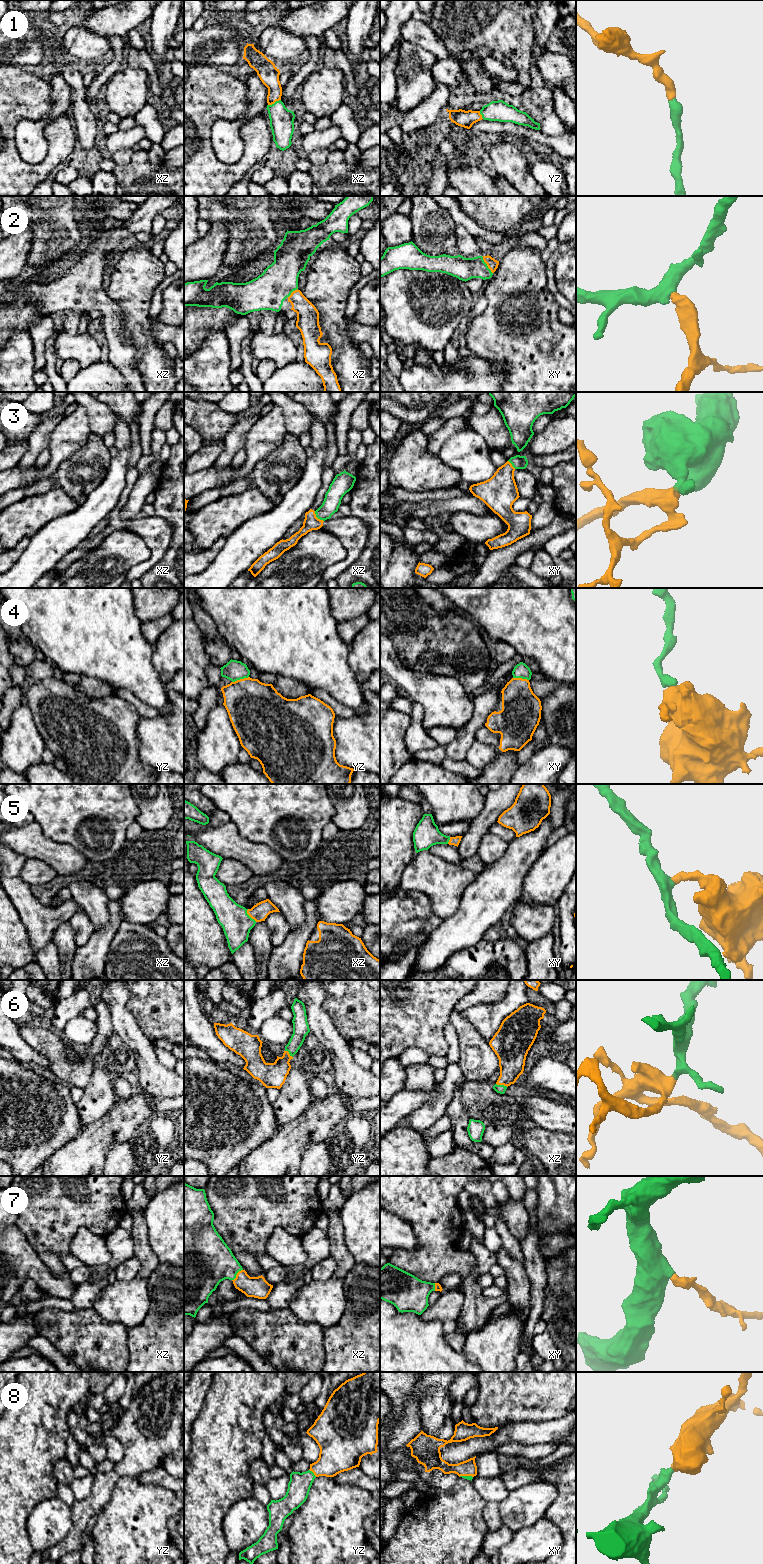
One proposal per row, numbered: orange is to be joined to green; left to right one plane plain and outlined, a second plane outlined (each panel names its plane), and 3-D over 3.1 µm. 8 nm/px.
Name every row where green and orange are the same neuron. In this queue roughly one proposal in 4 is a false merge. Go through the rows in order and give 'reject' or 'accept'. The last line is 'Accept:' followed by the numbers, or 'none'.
1: accept
2: accept
3: reject
4: reject
5: accept
6: accept
7: accept
8: accept
Accept: 1, 2, 5, 6, 7, 8

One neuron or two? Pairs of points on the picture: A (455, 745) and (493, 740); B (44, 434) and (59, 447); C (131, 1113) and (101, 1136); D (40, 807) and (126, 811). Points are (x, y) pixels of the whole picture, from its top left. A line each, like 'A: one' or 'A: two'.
A: two
B: two
C: one
D: one

